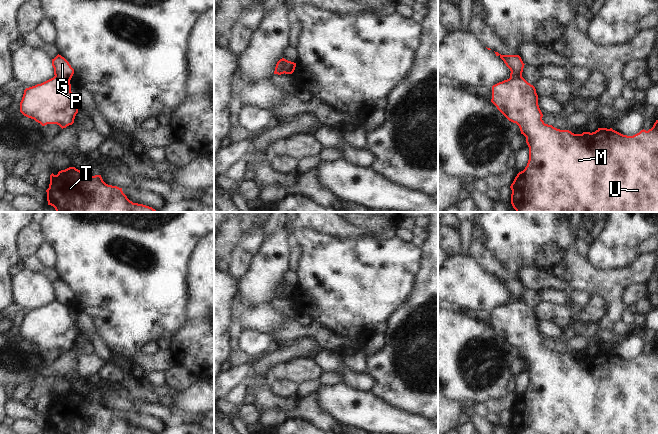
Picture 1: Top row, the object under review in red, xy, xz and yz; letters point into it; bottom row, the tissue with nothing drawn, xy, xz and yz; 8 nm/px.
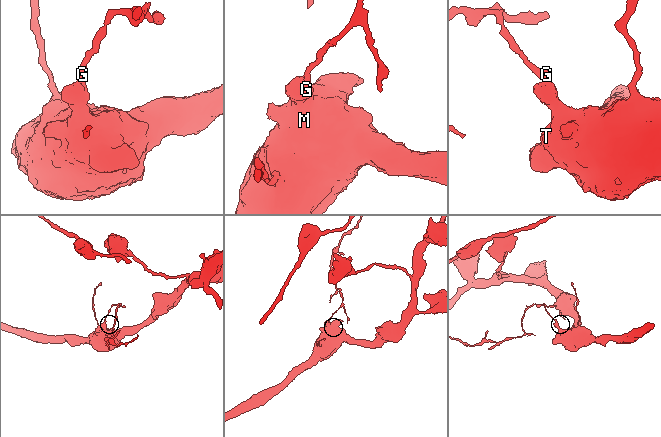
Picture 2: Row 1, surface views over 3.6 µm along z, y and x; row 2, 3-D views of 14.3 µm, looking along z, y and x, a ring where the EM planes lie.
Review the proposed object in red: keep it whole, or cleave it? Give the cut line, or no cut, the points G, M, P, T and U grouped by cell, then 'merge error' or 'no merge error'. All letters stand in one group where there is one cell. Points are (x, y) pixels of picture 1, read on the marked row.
cut xy (54, 76), (69, 82); groups G / M P T U; merge error

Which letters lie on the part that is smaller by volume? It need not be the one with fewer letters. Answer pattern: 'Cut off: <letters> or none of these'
Cut off: G.

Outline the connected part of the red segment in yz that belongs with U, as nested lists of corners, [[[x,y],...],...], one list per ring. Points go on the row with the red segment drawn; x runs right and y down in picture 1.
[[[523,77],[509,78],[493,85],[491,102],[509,121],[519,126],[521,134],[526,137],[526,143],[529,147],[527,166],[517,174],[510,186],[512,190],[511,204],[516,212],[658,212],[658,120],[648,131],[643,129],[633,136],[623,135],[612,128],[598,128],[595,132],[583,132],[582,134],[560,130],[544,123],[542,120],[543,114],[538,105],[536,89]]]

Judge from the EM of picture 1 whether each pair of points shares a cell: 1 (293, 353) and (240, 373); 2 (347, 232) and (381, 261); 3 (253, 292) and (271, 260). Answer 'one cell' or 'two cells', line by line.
1: two cells
2: two cells
3: one cell

